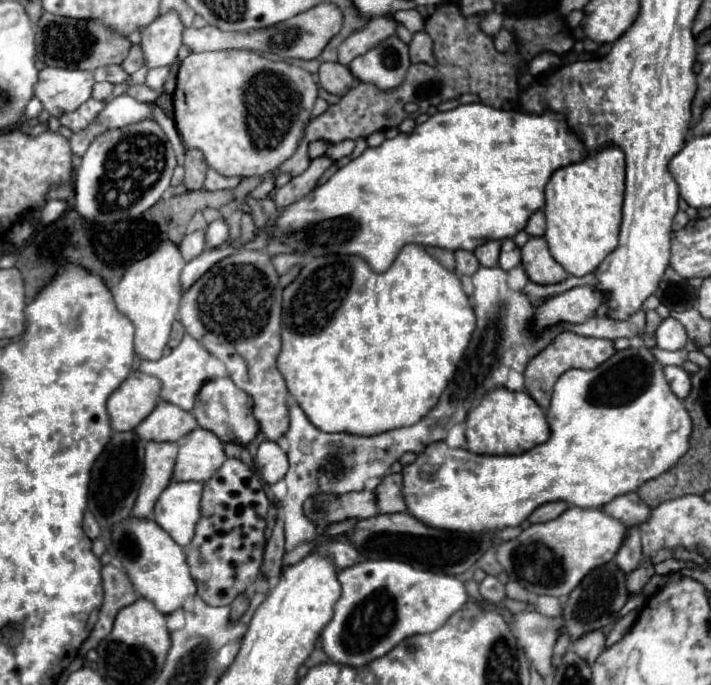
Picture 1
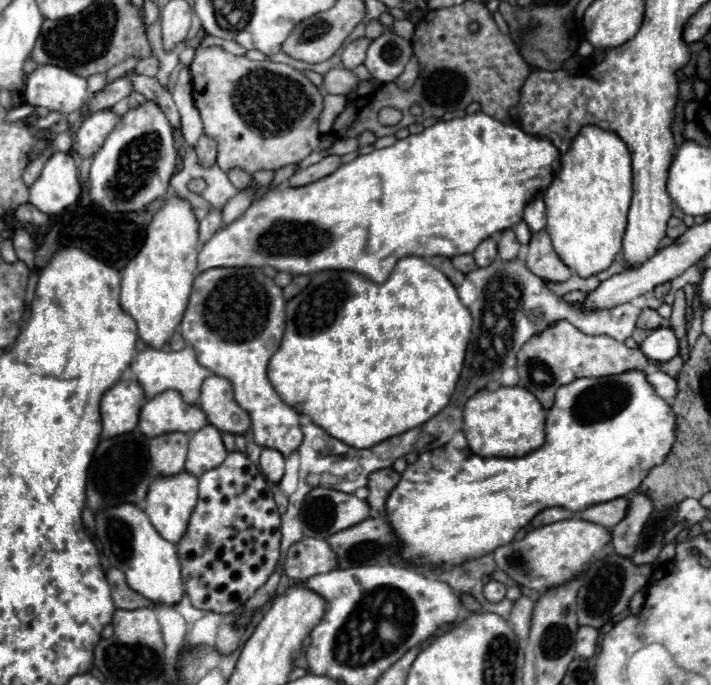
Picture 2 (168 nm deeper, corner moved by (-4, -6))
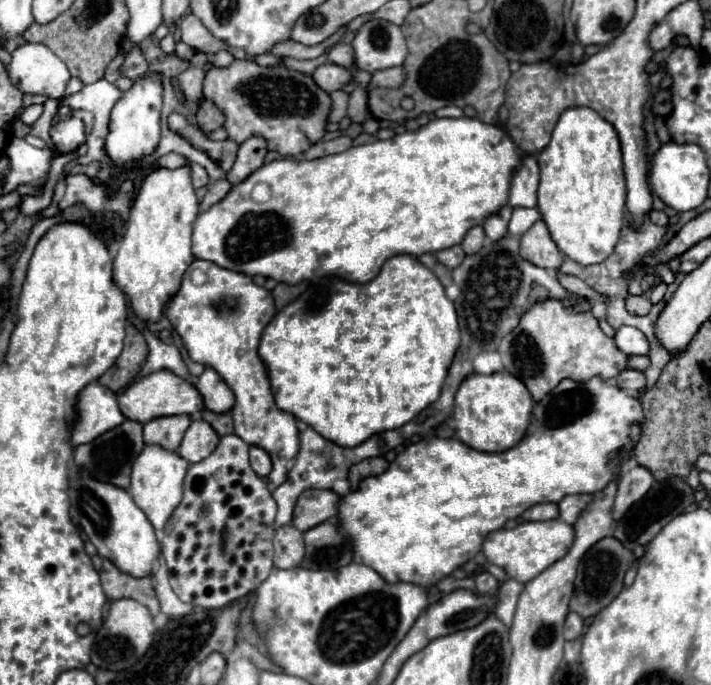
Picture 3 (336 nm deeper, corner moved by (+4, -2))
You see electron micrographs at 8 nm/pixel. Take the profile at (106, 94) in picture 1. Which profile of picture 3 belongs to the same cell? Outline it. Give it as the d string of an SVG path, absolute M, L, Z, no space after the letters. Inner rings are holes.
M133 46L133 48L125 54L125 62L123 62L123 66L121 66L121 72L123 72L127 78L137 80L137 78L141 78L141 76L147 72L147 68L149 68L149 66L147 66L147 60L145 60L141 48L139 48L139 46Z

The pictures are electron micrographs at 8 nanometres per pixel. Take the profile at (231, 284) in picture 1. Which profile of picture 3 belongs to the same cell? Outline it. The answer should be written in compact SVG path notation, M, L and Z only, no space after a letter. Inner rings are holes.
M193 260L183 276L181 288L169 298L165 316L181 336L189 358L215 368L235 392L235 406L231 410L235 434L241 436L249 446L259 446L271 456L273 470L267 476L267 484L273 492L277 484L285 482L287 464L299 452L299 432L297 420L291 414L275 410L267 368L257 354L263 328L275 316L271 292L257 286L247 274L225 270L207 260ZM195 270L201 270L207 276L203 284L191 282L191 272Z

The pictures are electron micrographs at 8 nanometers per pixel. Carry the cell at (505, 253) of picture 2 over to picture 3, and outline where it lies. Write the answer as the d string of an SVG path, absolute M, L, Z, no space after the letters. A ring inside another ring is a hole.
M505 204L499 212L495 212L495 214L491 214L491 216L485 218L483 230L485 230L485 234L493 242L497 242L499 238L503 238L507 234L507 224L509 224L509 218L511 218L511 210L513 208L509 204Z

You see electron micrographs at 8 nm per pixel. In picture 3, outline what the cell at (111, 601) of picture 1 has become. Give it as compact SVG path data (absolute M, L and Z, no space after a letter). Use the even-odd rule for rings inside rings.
M103 560L103 568L99 574L107 600L133 598L143 606L147 606L153 616L159 614L159 600L153 588L153 576L143 576L143 578L129 576L121 572L111 560Z

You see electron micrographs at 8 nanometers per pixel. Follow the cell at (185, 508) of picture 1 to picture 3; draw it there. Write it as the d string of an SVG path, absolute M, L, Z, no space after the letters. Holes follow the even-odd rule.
M145 444L141 454L135 458L133 470L131 470L129 492L131 492L133 500L135 500L135 504L145 512L145 516L149 518L149 522L153 524L155 530L163 530L167 518L171 516L171 512L181 502L183 478L185 478L187 468L189 468L187 460L177 456L177 452L165 450L165 448L157 446L157 444Z

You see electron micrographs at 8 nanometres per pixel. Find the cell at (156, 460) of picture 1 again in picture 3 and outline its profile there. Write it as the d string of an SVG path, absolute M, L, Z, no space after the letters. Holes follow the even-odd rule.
M177 414L177 416L161 416L147 422L145 428L145 444L159 444L167 450L177 450L185 430L191 424L191 416Z

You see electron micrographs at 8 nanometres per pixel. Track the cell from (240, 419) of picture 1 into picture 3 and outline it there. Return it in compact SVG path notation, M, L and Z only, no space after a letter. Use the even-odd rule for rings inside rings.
M205 368L205 372L195 380L195 388L201 392L205 408L209 408L211 412L229 412L235 404L233 390L213 368Z

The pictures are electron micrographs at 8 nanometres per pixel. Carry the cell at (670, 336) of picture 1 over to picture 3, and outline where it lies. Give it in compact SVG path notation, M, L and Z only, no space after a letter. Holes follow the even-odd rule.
M621 326L615 330L615 336L613 336L613 342L617 344L617 348L625 354L647 354L649 352L649 342L647 338L643 336L641 330L633 328L633 326Z

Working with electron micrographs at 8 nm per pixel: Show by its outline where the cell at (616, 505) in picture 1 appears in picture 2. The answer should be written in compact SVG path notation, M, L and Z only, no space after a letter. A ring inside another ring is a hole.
M615 498L611 502L589 506L579 516L583 520L601 524L605 528L613 528L613 526L617 526L625 518L625 508L629 508L629 498Z

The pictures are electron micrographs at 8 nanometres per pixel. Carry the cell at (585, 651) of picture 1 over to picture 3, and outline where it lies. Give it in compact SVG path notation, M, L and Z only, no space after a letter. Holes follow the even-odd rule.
M569 612L565 620L565 640L575 640L577 636L581 636L581 630L583 630L583 618L577 616L575 612Z

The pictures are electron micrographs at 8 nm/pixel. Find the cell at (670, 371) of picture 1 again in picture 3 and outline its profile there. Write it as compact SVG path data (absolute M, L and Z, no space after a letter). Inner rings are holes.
M627 368L625 372L621 372L621 374L615 378L615 384L617 384L621 390L639 392L639 390L645 386L645 376L643 376L643 372L639 372L639 370Z

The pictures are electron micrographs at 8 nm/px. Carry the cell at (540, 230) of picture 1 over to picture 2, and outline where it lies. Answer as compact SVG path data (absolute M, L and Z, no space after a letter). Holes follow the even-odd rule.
M537 194L537 196L527 204L527 208L525 208L525 212L523 212L523 220L527 222L527 226L529 226L531 232L539 232L539 230L545 228L547 218L545 218L545 204L543 204L543 200L541 200L541 194Z

